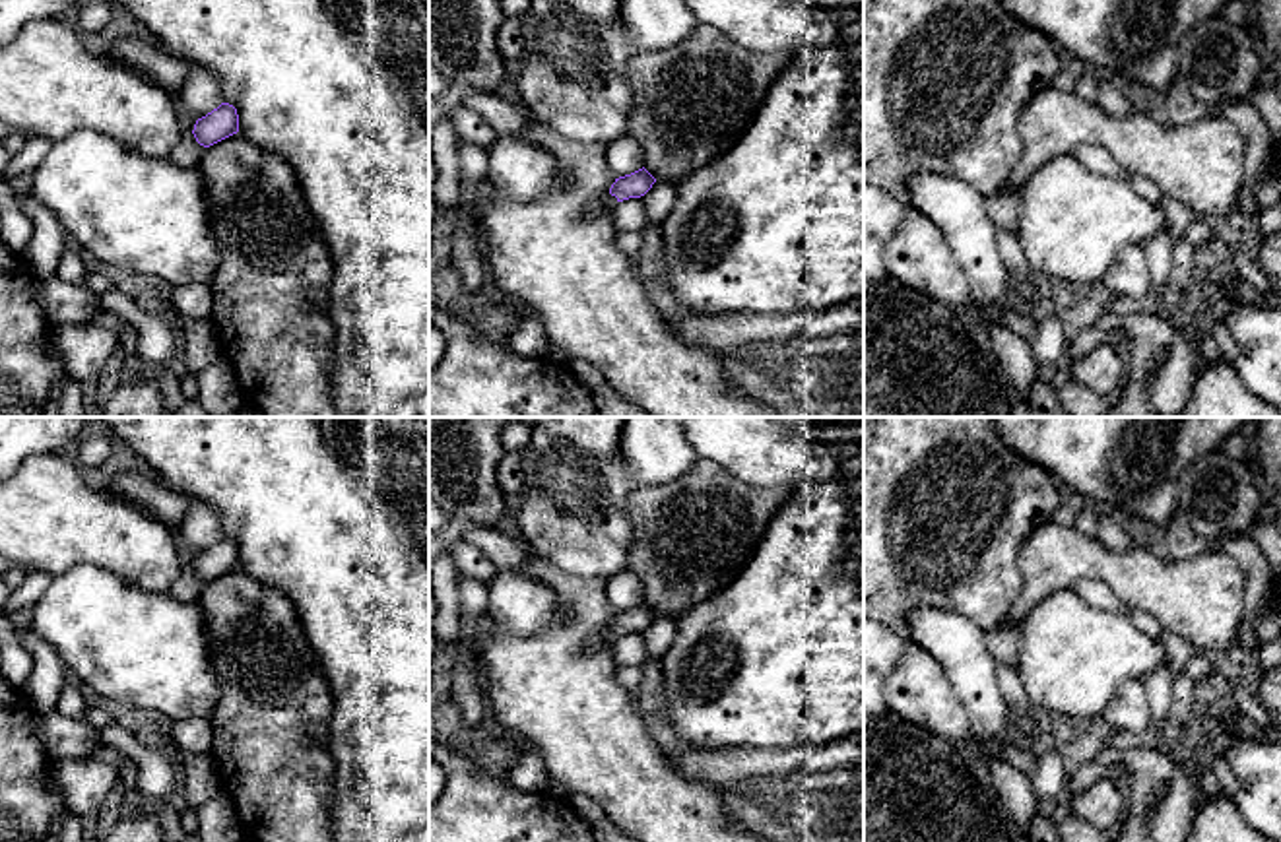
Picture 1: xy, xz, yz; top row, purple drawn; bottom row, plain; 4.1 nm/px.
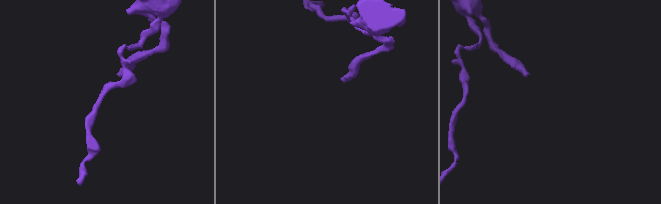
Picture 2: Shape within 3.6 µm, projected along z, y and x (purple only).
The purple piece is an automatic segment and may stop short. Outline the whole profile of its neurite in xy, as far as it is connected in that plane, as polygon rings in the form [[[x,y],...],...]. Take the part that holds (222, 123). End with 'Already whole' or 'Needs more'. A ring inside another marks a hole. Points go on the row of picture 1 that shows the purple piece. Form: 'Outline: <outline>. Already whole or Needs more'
Outline: [[[221,103],[217,109],[198,118],[194,124],[194,138],[200,146],[210,147],[239,132],[237,109],[229,103]]]. Already whole

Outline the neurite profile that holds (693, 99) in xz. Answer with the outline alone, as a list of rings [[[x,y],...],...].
[[[697,25],[681,43],[631,58],[629,81],[635,99],[627,136],[642,149],[642,167],[670,184],[724,155],[759,113],[772,81],[794,62],[796,52],[753,52],[718,29]]]

